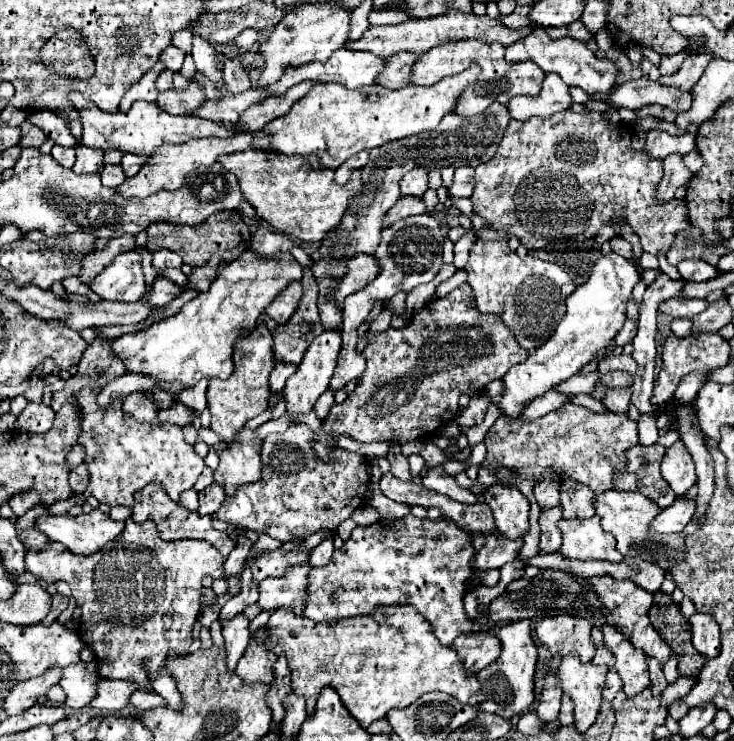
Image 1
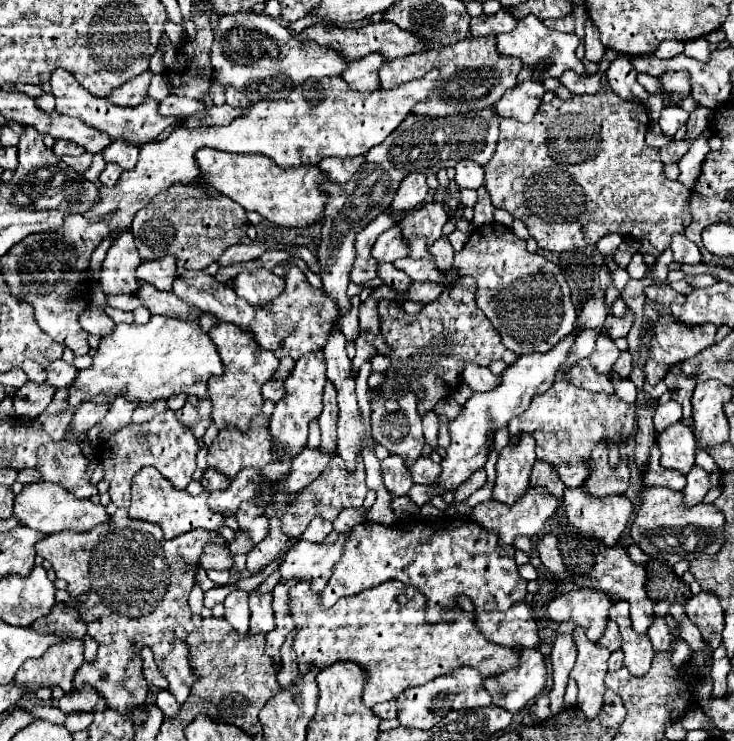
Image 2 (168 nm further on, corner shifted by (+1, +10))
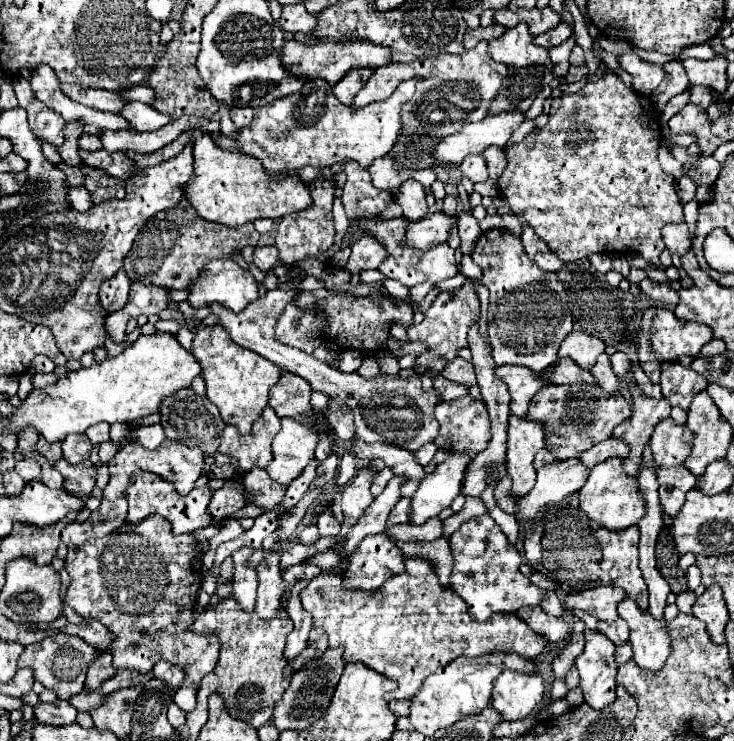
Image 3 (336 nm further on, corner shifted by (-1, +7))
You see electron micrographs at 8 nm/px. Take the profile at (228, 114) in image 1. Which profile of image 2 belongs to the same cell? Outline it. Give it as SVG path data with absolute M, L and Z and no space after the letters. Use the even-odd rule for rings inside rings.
M169 95L159 103L159 111L163 113L163 117L187 117L193 115L195 111L205 109L205 105L201 101L189 99L189 97L177 97L177 95Z

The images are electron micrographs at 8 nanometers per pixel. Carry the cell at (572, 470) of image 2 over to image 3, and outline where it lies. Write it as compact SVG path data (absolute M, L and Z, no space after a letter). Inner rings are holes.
M609 438L609 440L605 440L605 442L593 446L591 450L581 452L581 454L579 454L579 462L581 462L585 468L593 468L595 464L599 464L599 462L611 458L611 456L623 458L627 452L629 452L629 448L627 448L621 440Z

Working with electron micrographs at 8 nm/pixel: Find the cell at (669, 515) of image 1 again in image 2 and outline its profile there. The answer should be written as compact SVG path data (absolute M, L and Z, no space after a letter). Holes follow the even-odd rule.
M693 465L693 469L687 473L687 487L683 489L683 501L685 505L699 505L703 501L703 497L707 495L707 491L711 489L709 483L709 473L697 465Z

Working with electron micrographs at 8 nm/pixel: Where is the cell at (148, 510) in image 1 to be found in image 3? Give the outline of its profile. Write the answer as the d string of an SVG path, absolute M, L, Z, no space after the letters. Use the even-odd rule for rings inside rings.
M135 472L133 480L127 486L127 500L129 500L129 514L127 514L127 522L135 524L141 522L143 518L147 518L149 514L159 514L165 520L171 522L171 532L177 534L191 534L197 528L205 528L205 526L213 526L213 518L209 514L209 500L211 500L211 490L209 486L201 486L191 490L187 496L179 496L177 490L173 488L173 484L169 484L167 480L161 480L161 476L153 474L153 472Z

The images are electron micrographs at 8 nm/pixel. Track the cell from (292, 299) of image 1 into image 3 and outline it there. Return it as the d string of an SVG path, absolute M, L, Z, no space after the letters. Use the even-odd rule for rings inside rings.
M213 260L213 262L207 264L207 268L201 270L199 278L193 280L193 284L189 286L189 290L191 290L189 302L191 302L193 308L201 308L209 302L219 302L233 312L241 312L243 308L247 308L251 302L257 300L259 286L261 284L247 270L243 270L237 262L233 262L233 260Z

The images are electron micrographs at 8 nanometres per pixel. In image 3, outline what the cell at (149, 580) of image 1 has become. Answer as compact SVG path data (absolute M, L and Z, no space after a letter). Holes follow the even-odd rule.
M153 514L137 524L125 522L121 528L113 530L103 538L91 538L85 544L69 546L65 556L65 570L71 578L65 594L65 604L69 604L83 620L95 618L113 632L113 642L109 646L109 652L113 656L115 670L121 672L127 668L135 668L137 672L146 674L159 660L177 664L185 672L185 682L175 692L173 700L181 710L191 712L197 704L195 698L201 688L201 680L209 672L213 672L219 658L219 640L215 636L203 638L189 630L193 624L191 600L197 600L197 592L203 580L201 550L195 538L191 534L173 536L169 522Z

